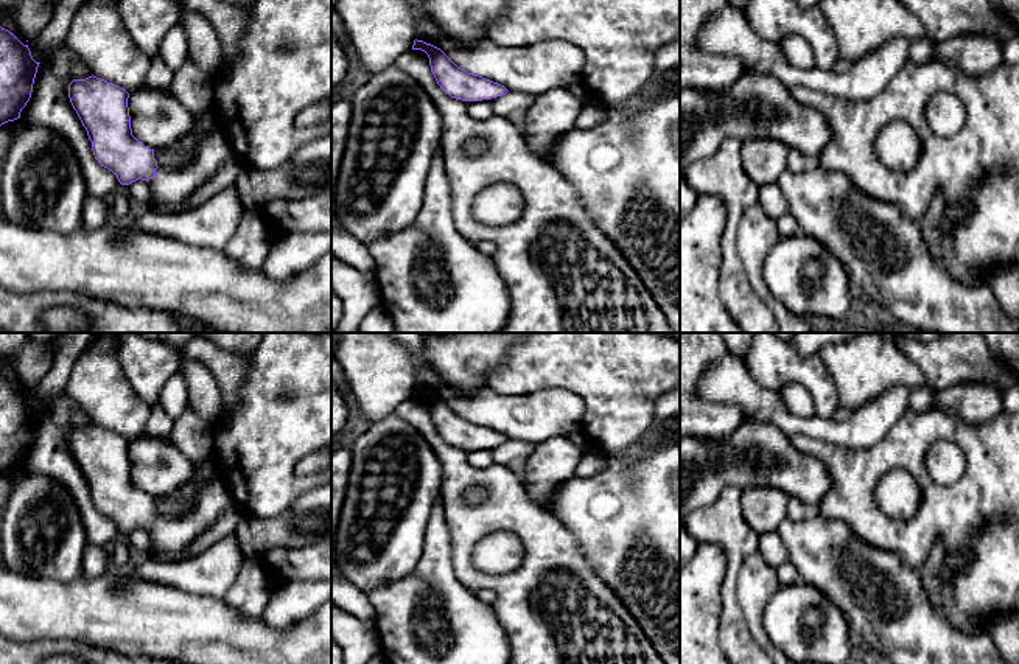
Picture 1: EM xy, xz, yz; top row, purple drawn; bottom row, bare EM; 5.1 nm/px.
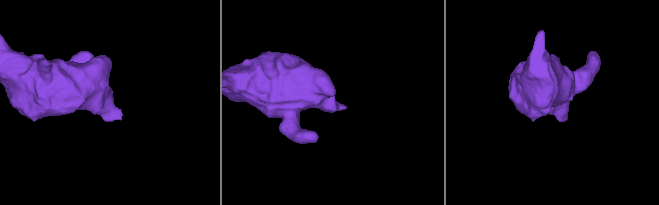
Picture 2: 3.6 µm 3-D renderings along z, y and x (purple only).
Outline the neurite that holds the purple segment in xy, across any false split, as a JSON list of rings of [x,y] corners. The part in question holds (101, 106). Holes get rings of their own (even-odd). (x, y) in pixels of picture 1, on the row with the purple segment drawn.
[[[92,75],[73,79],[68,84],[68,98],[100,165],[112,171],[121,185],[146,180],[154,210],[184,211],[185,202],[233,157],[226,135],[216,128],[199,145],[190,166],[162,169],[154,159],[154,149],[132,135],[129,93],[124,89]]]

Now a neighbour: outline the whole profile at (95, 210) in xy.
[[[87,196],[82,204],[84,227],[93,230],[109,219],[112,219],[110,202],[104,197]]]

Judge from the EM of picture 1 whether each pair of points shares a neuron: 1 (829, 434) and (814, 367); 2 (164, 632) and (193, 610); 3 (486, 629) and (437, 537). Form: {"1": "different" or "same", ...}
{"1": "different", "2": "same", "3": "same"}

